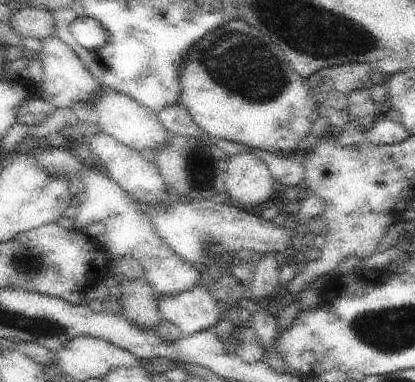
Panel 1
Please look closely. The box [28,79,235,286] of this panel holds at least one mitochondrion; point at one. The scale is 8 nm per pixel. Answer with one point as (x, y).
(201, 172)

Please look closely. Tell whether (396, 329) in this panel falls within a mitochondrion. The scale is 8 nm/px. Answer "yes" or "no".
yes

